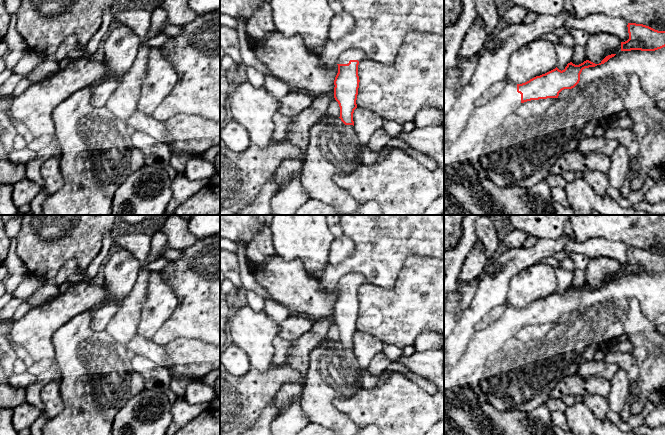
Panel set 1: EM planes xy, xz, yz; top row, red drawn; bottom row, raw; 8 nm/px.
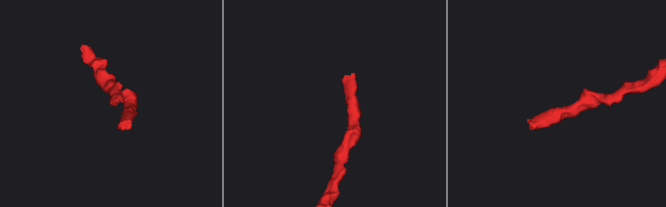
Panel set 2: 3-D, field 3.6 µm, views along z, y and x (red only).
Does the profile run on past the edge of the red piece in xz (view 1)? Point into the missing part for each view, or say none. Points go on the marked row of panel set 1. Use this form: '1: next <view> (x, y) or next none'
1: next xz (352, 53)

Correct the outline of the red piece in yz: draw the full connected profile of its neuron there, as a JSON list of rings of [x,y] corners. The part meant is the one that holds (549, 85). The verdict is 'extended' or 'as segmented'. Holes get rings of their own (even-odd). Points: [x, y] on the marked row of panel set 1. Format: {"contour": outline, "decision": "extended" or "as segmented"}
{"contour": [[[615,55],[606,56],[599,64],[589,60],[579,65],[570,62],[562,71],[556,67],[522,84],[507,81],[506,87],[499,96],[490,103],[475,108],[469,117],[466,129],[454,142],[444,142],[444,189],[451,193],[472,215],[574,215],[570,206],[564,207],[552,198],[551,187],[545,180],[539,181],[530,188],[521,186],[499,187],[489,178],[479,177],[479,165],[462,164],[457,159],[461,154],[472,150],[474,144],[482,141],[489,131],[503,124],[507,116],[516,112],[522,103],[531,100],[558,98],[562,90],[572,89],[579,83],[583,69],[604,64]]], "decision": "extended"}

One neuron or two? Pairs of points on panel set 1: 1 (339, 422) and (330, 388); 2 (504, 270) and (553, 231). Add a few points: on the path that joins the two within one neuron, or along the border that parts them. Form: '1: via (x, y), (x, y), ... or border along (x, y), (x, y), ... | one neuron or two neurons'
1: via (331, 414), (328, 411), (328, 396) | one neuron
2: border along (565, 234), (555, 239), (538, 239) | two neurons

